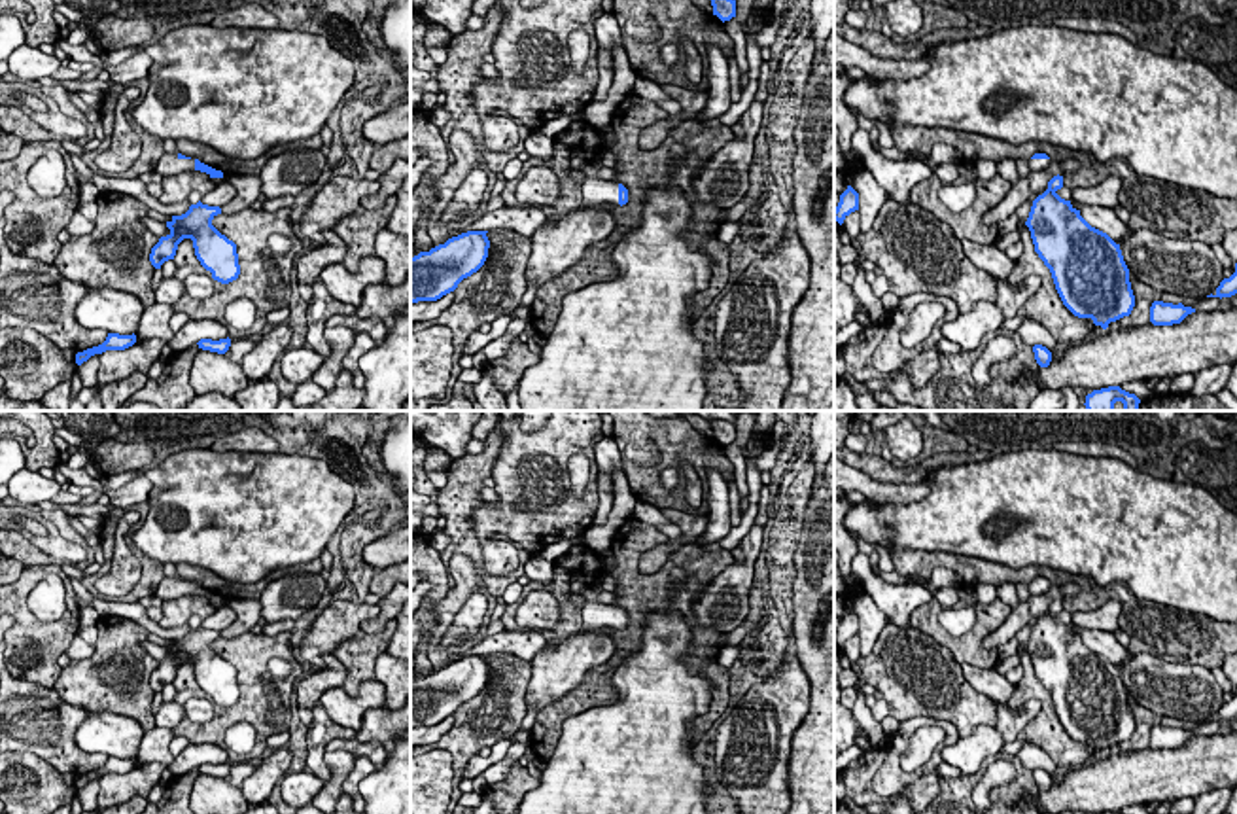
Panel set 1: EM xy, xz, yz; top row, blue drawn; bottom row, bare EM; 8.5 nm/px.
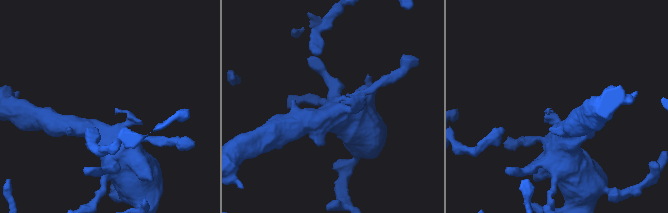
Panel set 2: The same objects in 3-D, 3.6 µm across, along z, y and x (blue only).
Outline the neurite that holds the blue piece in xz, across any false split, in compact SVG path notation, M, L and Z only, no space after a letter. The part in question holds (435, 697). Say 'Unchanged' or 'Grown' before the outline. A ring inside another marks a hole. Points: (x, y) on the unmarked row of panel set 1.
Unchanged. M467 655L410 681L410 729L437 725L477 697L486 681L488 655Z

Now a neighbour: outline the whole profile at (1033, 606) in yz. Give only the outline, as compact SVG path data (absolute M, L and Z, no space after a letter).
M1067 583L1067 585L1052 585L1052 589L1046 594L1037 594L1037 596L1029 596L1027 600L1019 602L1010 615L1006 617L1006 621L993 630L991 634L987 634L984 638L984 647L985 649L993 649L999 647L1006 642L1010 642L1012 638L1016 638L1016 634L1029 625L1029 621L1033 617L1040 617L1042 613L1048 611L1048 606L1054 600L1065 600L1067 596L1074 596L1078 594L1078 585L1076 583Z

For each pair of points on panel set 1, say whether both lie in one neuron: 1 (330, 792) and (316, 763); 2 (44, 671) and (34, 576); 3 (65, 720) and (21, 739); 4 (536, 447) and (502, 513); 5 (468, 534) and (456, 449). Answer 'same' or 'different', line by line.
1: different
2: same
3: same
4: same
5: different

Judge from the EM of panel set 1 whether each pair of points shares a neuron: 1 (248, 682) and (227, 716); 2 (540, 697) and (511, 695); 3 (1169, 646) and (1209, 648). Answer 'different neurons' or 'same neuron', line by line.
1: same neuron
2: different neurons
3: same neuron

